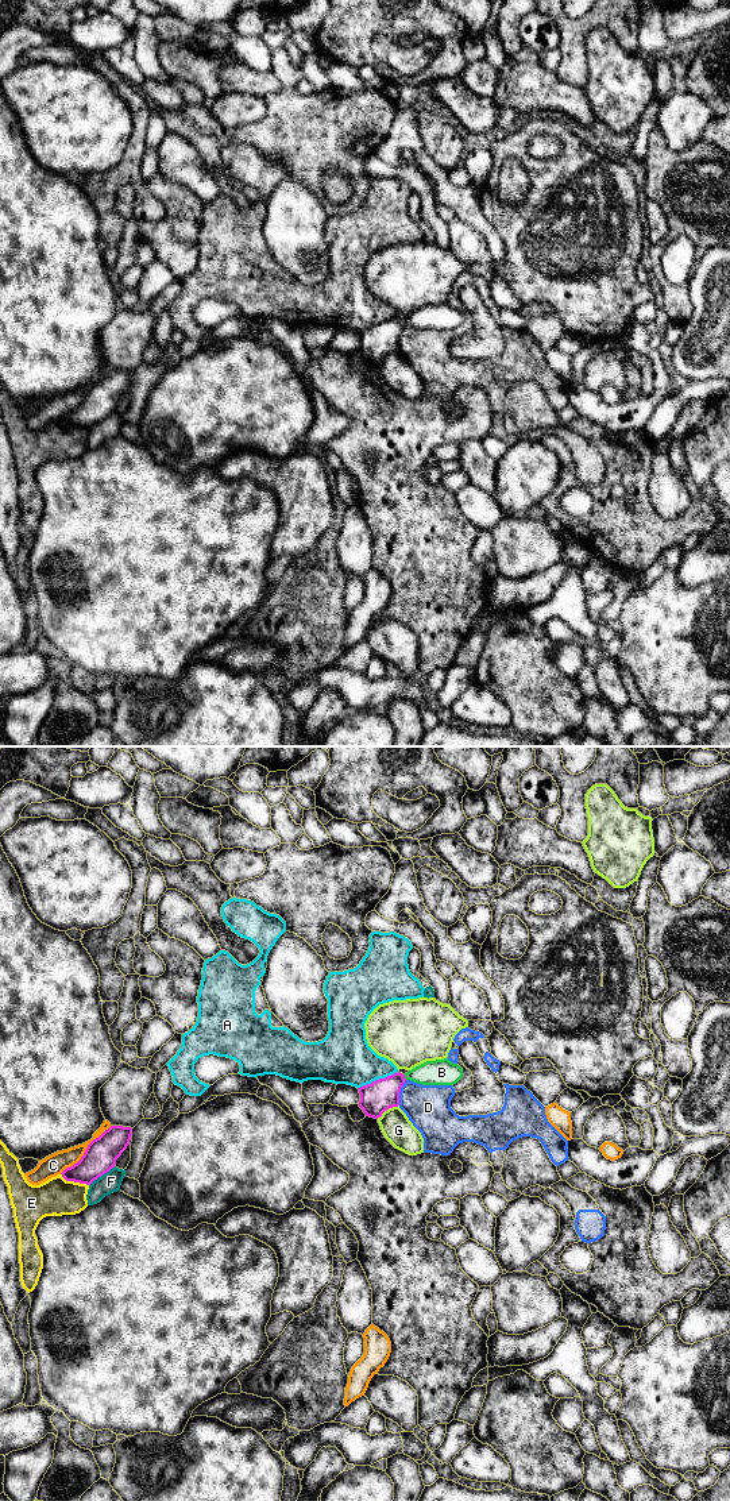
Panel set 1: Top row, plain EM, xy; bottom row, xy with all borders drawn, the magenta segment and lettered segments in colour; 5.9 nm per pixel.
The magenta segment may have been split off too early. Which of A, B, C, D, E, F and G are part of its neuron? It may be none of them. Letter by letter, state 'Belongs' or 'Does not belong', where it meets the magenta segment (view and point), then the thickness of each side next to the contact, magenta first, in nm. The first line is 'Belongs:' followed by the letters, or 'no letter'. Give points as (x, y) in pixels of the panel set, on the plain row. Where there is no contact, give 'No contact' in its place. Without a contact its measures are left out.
Belongs: B
A: Does not belong. Touches magenta at xy (377, 324). Thickness 190 nm (magenta) against 320 nm
B: Belongs. Touches magenta at xy (404, 321). Thickness 190 nm (magenta) against 160 nm
C: Does not belong. Touches magenta at xy (85, 394). Thickness 190 nm (magenta) against 130 nm
D: Does not belong. Touches magenta at xy (400, 335). Thickness 190 nm (magenta) against 280 nm
E: Does not belong. Touches magenta at xy (74, 425). Thickness 190 nm (magenta) against 220 nm
F: Does not belong. Touches magenta at xy (101, 419). Thickness 190 nm (magenta) against 120 nm
G: Does not belong. Touches magenta at xy (387, 352). Thickness 190 nm (magenta) against 180 nm

